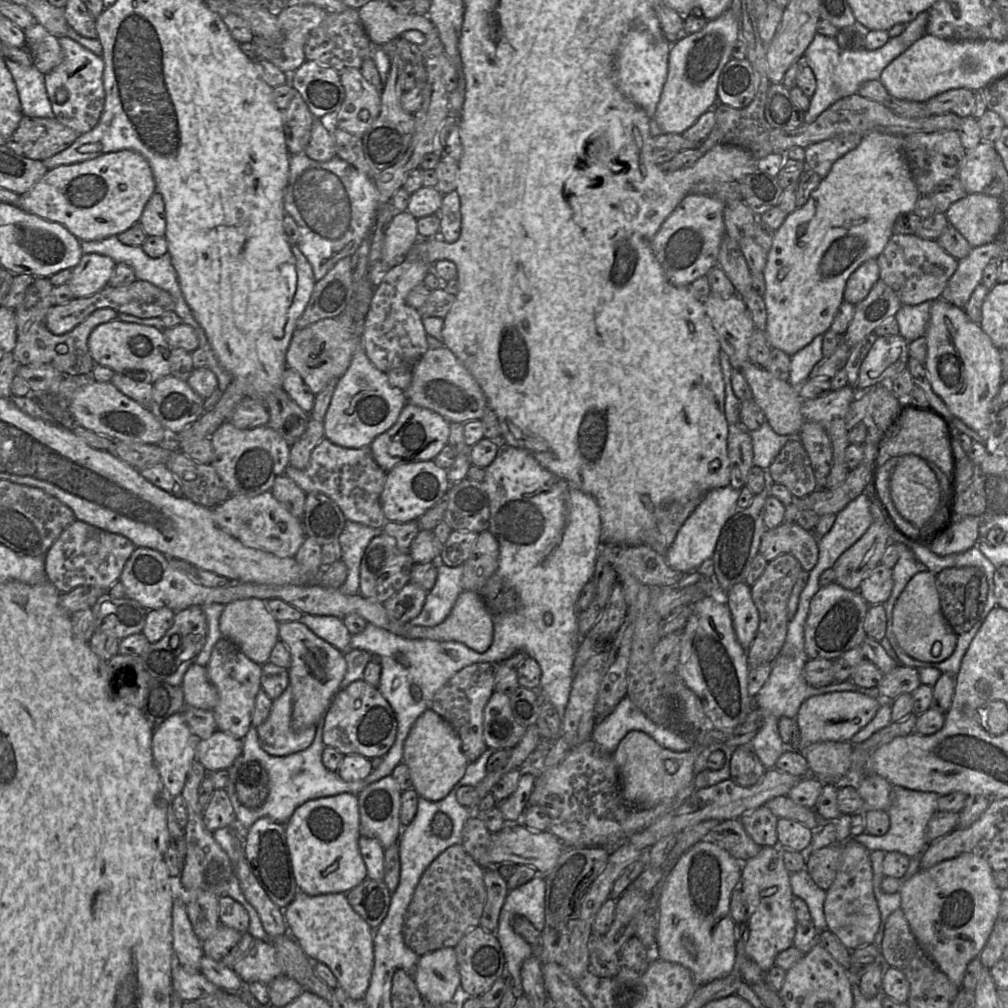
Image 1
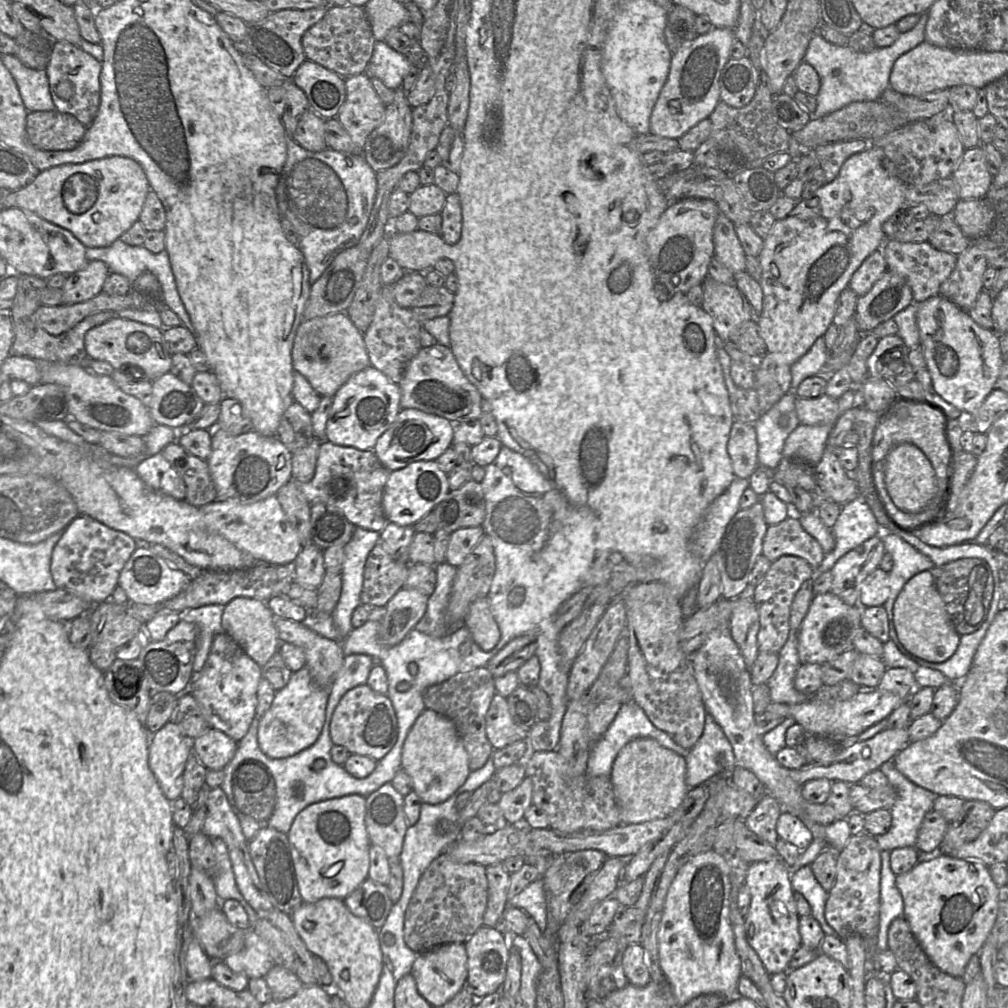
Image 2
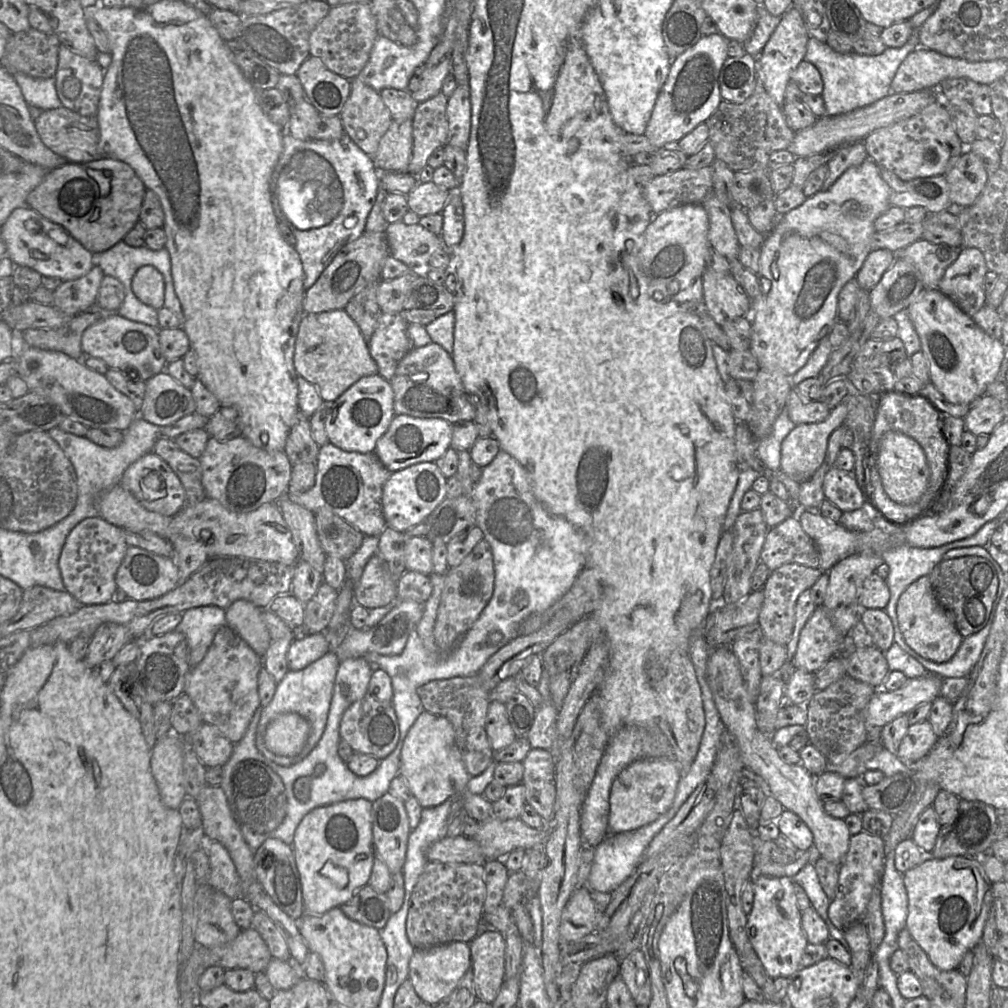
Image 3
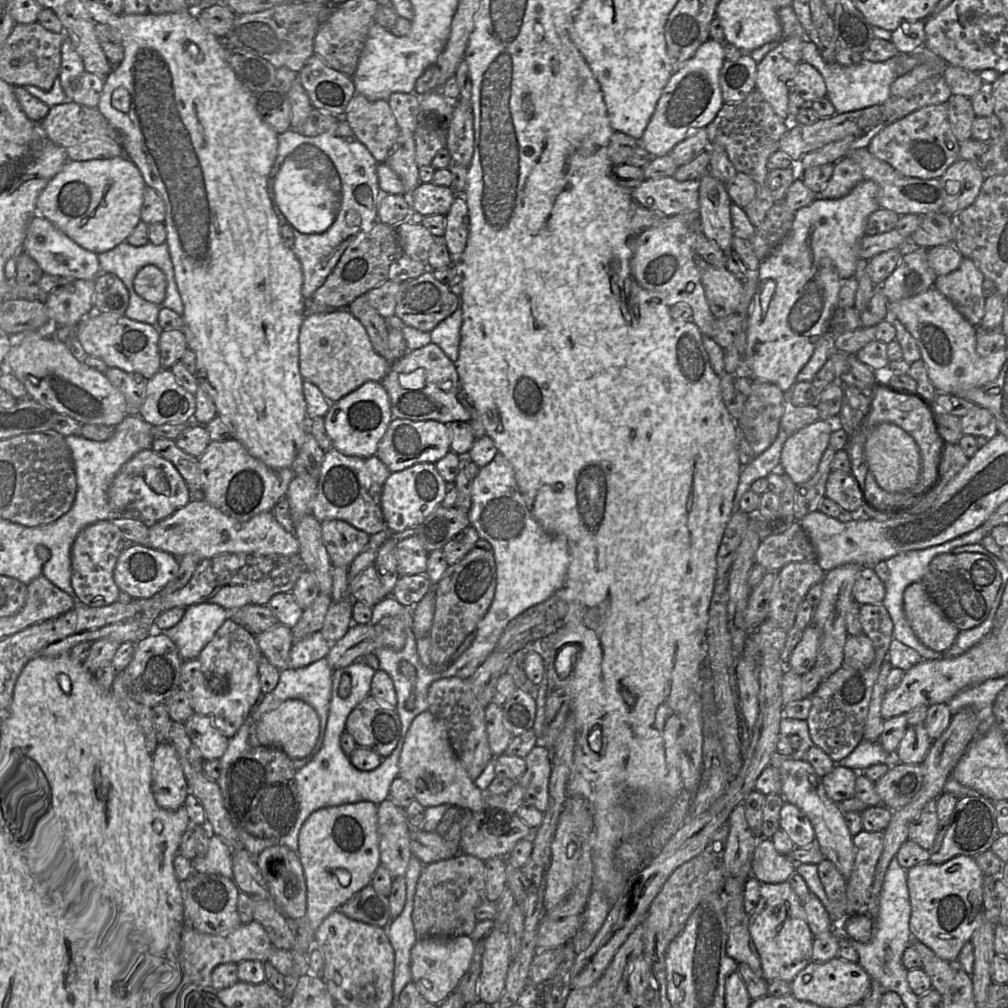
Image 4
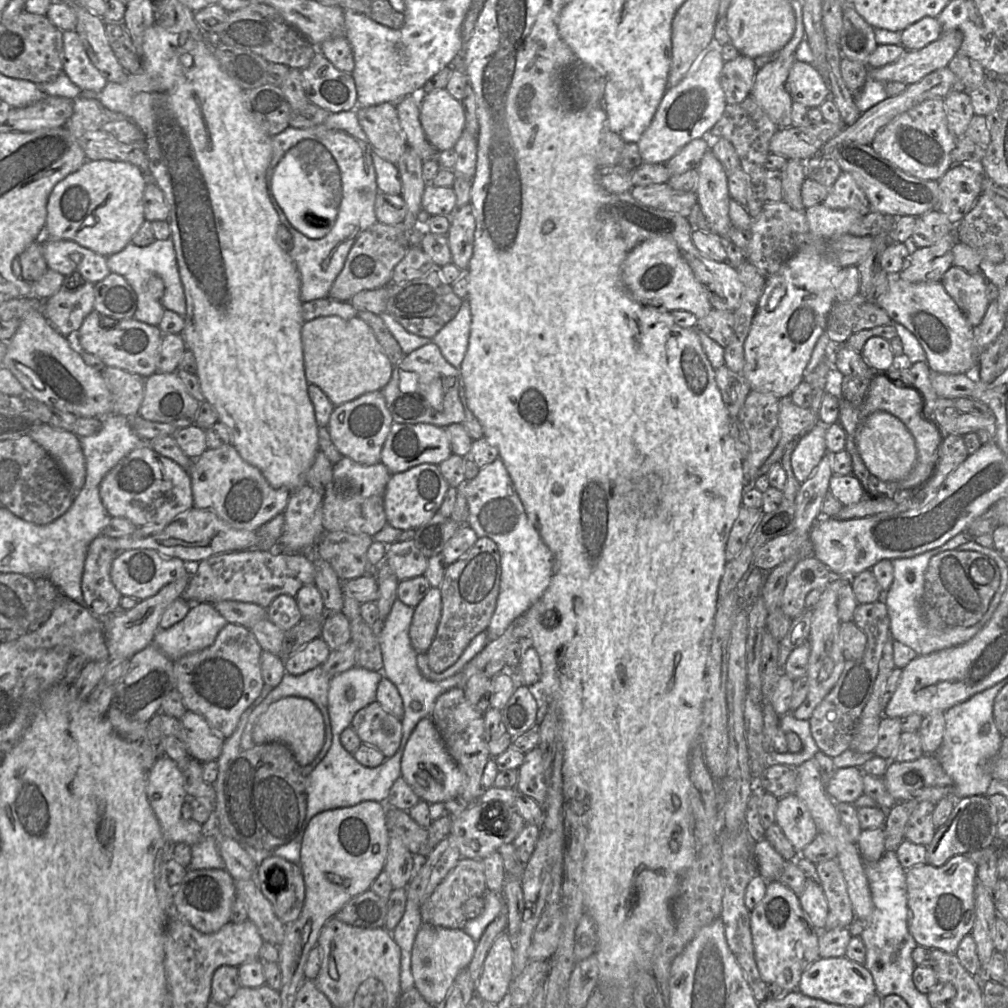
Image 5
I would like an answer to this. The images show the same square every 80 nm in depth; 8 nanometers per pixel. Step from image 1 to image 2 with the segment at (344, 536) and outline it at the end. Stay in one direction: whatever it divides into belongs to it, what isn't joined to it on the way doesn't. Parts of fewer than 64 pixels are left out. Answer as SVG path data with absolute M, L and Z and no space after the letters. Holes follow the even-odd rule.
M356 527L351 540L343 547L342 587L339 600L332 612L340 639L345 639L353 629L351 617L354 609L361 605L365 562L379 541L380 532Z

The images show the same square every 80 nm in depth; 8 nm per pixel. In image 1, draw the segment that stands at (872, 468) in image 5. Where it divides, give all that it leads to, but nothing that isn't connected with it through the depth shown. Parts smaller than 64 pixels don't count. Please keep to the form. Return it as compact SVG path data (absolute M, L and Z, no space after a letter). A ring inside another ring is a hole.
M906 454L898 456L898 462L891 476L890 494L900 515L913 527L921 528L939 508L941 486L925 459L915 454Z

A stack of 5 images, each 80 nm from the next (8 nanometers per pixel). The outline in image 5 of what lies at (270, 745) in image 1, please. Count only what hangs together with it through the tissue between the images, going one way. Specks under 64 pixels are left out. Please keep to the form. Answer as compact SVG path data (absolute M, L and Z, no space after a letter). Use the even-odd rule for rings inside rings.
M317 666L301 675L285 673L279 685L256 705L249 716L248 722L241 737L241 750L253 748L255 743L252 731L256 721L271 704L289 696L306 698L312 701L320 710L324 725L328 724L328 690L330 678L324 673L322 666Z

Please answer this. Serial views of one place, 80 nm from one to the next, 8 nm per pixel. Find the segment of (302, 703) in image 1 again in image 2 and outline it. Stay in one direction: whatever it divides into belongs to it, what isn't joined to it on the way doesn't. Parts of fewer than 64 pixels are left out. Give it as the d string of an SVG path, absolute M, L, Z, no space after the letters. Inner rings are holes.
M274 617L274 622L280 642L301 647L314 681L330 688L344 661L341 642L324 638L301 622L281 617Z

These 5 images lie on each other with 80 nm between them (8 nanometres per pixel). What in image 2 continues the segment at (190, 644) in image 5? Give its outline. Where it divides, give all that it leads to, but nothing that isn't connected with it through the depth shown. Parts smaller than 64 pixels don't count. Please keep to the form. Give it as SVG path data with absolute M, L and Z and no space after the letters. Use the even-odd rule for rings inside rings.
M210 604L187 610L182 619L194 623L198 627L196 654L193 662L193 672L199 672L205 665L213 638L222 630L222 614L225 605Z

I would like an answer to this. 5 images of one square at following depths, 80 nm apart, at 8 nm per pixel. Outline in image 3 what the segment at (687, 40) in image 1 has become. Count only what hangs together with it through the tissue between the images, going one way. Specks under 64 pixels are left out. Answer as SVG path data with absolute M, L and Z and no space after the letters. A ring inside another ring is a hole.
M715 33L702 36L690 49L671 60L668 77L656 99L644 136L657 149L675 146L698 125L705 123L721 103L719 74L728 58L728 39Z

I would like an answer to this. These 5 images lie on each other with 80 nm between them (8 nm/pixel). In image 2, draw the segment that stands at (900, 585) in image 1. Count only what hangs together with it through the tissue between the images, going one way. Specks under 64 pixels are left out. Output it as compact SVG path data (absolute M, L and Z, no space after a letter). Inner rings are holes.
M882 533L881 538L885 552L889 553L893 560L893 567L889 572L890 594L883 605L890 627L891 621L893 621L894 602L904 585L916 574L922 571L931 571L935 566L928 556L919 552L897 535Z

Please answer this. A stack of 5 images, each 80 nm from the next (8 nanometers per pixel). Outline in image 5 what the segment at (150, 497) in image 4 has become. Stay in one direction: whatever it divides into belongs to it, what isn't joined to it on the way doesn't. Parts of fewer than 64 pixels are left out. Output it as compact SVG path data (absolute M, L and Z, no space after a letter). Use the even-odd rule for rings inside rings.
M149 443L132 450L104 476L100 498L111 517L125 518L136 527L170 522L193 507L189 472L158 454Z

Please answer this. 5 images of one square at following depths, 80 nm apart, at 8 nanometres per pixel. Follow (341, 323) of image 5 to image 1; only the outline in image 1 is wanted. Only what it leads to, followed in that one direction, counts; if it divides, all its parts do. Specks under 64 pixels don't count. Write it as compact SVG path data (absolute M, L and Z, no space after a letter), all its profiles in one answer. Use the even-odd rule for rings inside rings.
M335 318L319 320L303 329L296 329L286 352L286 365L295 370L316 395L332 379L339 379L347 371L358 348L357 323L348 327Z

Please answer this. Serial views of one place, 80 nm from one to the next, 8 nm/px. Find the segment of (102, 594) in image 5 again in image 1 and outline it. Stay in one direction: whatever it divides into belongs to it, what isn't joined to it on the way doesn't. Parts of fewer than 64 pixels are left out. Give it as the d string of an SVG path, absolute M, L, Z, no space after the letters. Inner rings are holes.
M75 520L61 533L45 554L45 571L60 591L67 593L78 586L95 586L108 591L119 581L123 568L137 547L123 535L107 532Z

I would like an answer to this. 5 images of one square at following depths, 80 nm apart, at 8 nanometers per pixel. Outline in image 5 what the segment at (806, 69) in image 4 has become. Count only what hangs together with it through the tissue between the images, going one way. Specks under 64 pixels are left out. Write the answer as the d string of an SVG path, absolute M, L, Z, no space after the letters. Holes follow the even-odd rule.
M795 60L788 77L788 90L793 101L819 107L830 92L822 75L813 64Z

